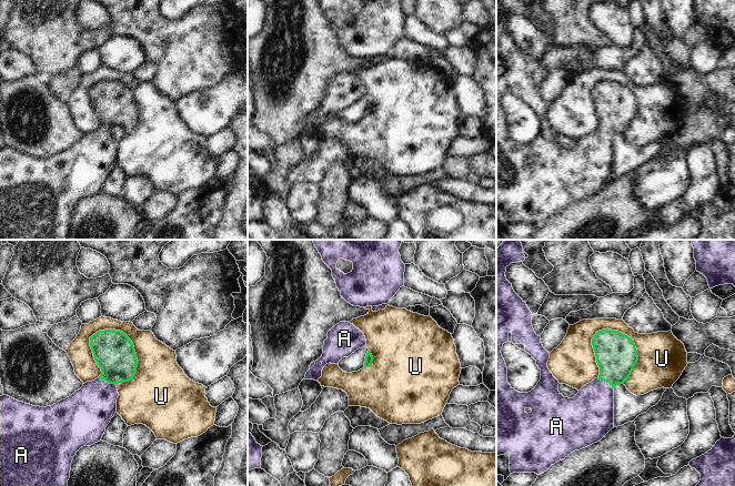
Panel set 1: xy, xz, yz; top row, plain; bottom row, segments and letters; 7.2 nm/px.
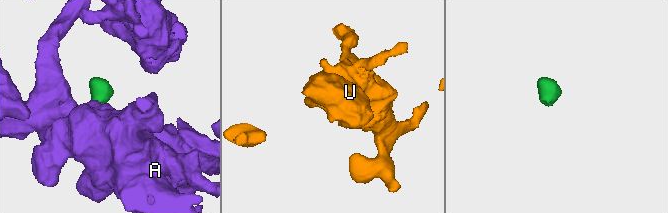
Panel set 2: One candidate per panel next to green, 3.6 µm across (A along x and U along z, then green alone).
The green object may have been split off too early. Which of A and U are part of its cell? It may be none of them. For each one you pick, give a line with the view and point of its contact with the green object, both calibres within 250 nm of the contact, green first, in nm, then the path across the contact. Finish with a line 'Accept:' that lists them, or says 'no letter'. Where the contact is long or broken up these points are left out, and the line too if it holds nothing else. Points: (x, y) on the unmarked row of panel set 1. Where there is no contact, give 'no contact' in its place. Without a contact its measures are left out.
A: contact xy (107, 133); calibres 300 and 340 nm; way xy (113, 102), (113, 124), (107, 133), (101, 145), (88, 162)
Accept: A

